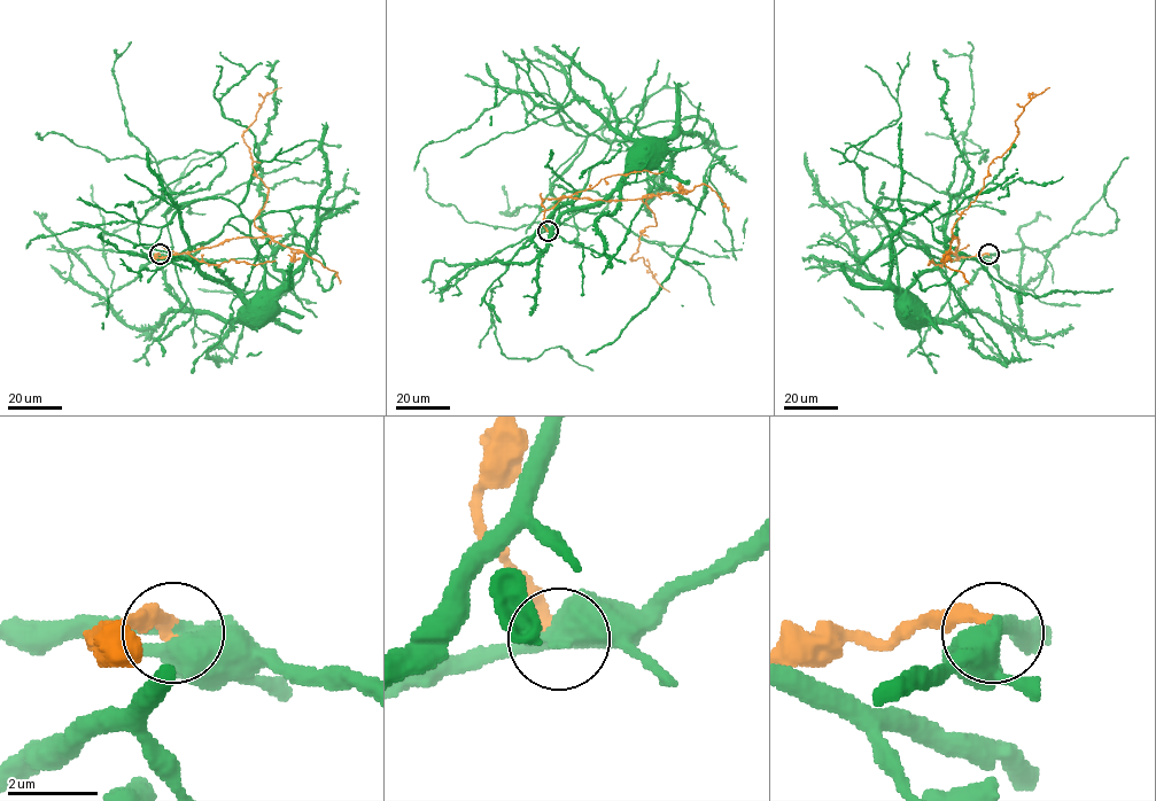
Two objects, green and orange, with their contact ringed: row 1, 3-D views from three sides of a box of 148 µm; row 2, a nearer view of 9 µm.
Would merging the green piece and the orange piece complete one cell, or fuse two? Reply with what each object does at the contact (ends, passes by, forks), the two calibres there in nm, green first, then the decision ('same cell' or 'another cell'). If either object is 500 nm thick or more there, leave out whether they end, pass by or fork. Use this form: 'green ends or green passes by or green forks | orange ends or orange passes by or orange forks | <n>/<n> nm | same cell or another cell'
500/360 nm | another cell

